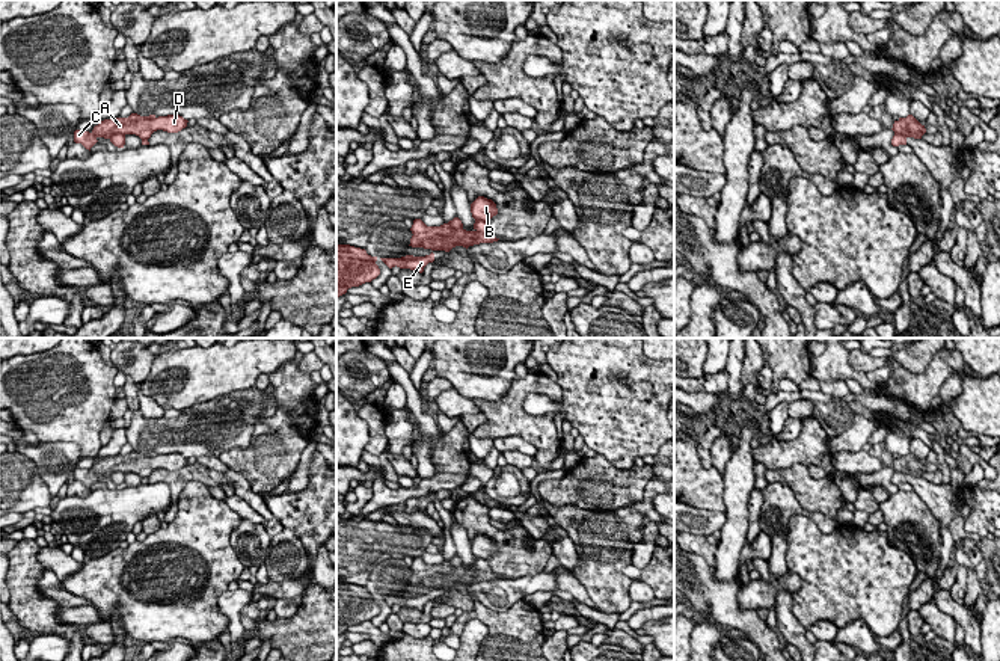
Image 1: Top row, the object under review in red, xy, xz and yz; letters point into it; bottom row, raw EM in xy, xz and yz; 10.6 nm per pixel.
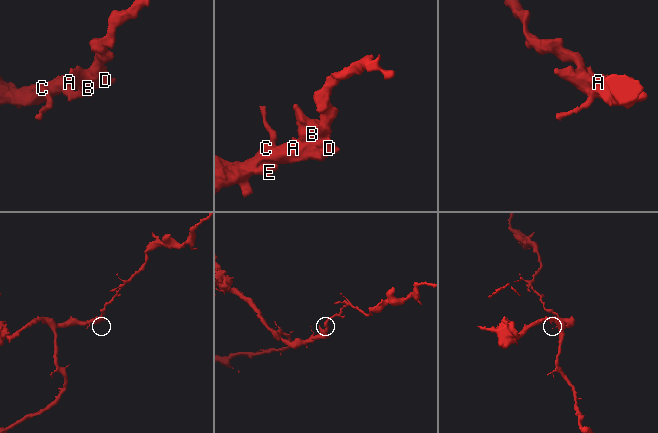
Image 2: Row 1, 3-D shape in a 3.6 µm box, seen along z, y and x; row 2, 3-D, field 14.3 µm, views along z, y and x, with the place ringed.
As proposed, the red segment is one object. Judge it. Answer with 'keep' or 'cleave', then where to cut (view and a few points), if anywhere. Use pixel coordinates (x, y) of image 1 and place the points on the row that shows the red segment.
cleave; cut in xy along (124, 135), (113, 133), (109, 138)

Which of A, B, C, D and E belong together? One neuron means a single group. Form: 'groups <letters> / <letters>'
groups A C D E / B

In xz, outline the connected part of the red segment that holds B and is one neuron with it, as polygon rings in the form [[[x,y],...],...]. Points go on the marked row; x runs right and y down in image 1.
[[[478,196],[471,204],[471,213],[475,220],[490,220],[493,216],[498,214],[498,208],[492,199],[487,199],[484,196]]]

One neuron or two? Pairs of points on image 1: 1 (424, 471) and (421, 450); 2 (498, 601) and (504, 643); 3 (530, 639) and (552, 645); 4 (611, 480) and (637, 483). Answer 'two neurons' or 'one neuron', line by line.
1: one neuron
2: two neurons
3: two neurons
4: one neuron

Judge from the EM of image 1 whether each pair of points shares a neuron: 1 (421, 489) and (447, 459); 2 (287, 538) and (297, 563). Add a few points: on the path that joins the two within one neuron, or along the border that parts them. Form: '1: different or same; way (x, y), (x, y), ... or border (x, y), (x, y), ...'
1: different; border (468, 470), (436, 474)
2: same; way (287, 544), (287, 553), (291, 557)

